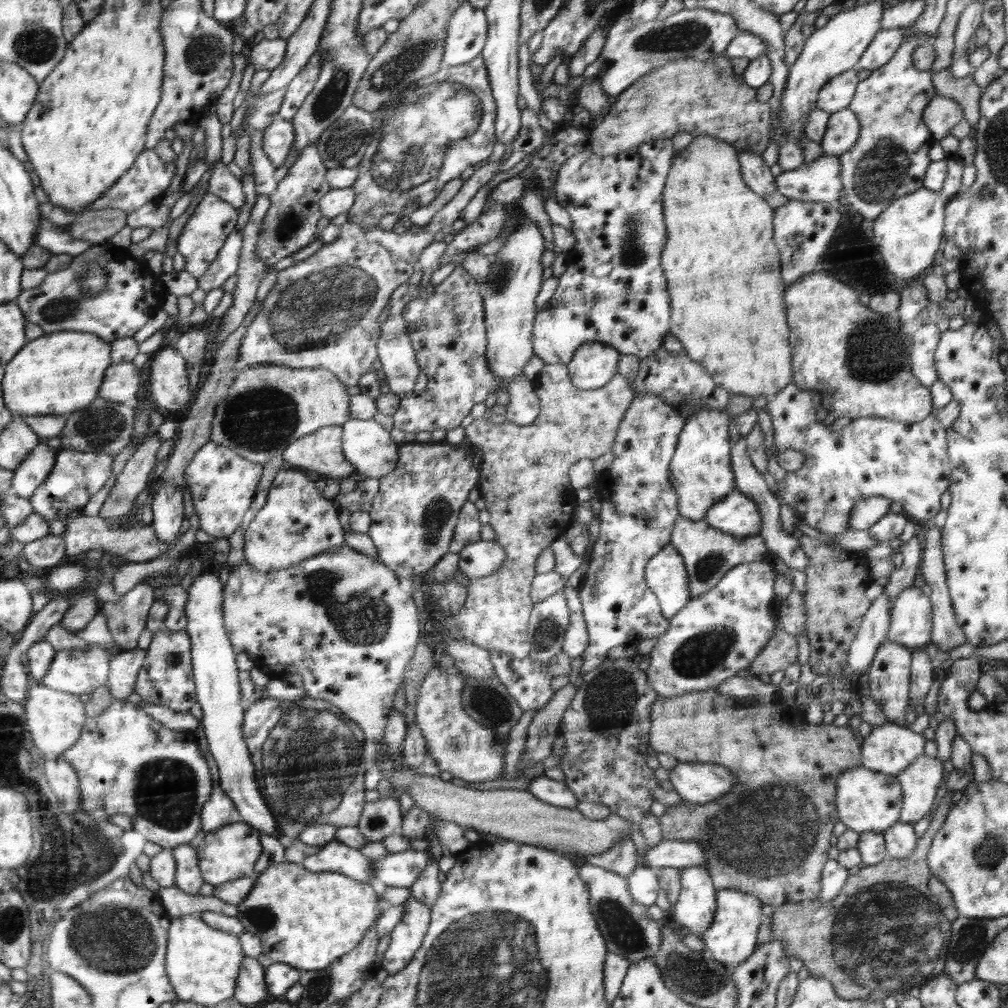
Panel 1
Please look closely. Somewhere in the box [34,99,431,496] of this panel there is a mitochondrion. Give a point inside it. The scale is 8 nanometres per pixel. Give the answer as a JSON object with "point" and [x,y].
{"point":[316,310]}

